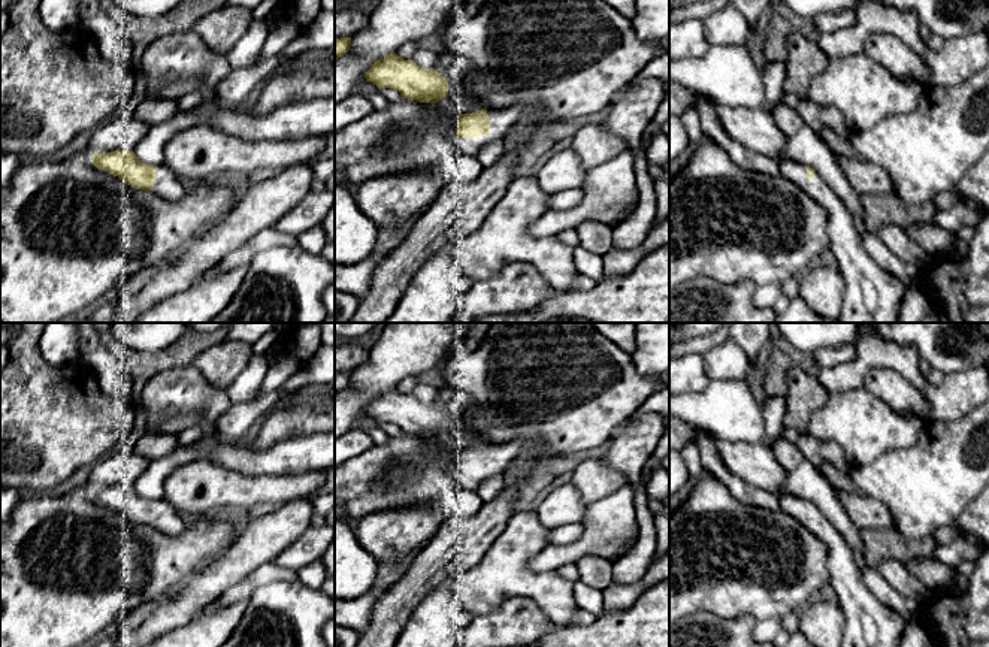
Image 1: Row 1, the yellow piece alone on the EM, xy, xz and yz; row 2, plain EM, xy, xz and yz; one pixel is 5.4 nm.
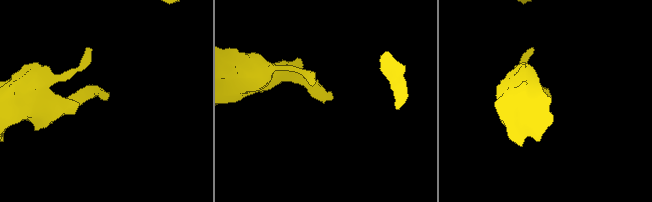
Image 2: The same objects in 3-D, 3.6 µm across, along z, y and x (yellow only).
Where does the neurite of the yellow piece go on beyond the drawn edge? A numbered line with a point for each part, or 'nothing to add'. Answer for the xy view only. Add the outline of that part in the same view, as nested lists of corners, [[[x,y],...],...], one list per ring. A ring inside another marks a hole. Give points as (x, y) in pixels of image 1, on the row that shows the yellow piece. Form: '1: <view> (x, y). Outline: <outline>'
1: xy (168, 186). Outline: [[[161,163],[157,166],[155,173],[157,179],[151,193],[166,200],[178,200],[182,197],[187,184],[178,178],[172,169]]]

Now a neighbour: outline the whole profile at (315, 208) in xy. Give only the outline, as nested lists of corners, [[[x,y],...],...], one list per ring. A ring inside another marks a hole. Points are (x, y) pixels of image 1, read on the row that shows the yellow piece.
[[[327,188],[308,193],[273,229],[299,238],[318,224],[324,227],[327,241],[335,242],[335,194]]]

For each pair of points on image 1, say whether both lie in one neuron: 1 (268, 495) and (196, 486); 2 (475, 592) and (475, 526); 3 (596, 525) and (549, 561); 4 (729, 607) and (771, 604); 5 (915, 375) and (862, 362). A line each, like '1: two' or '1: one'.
1: one
2: two
3: one
4: one
5: one

